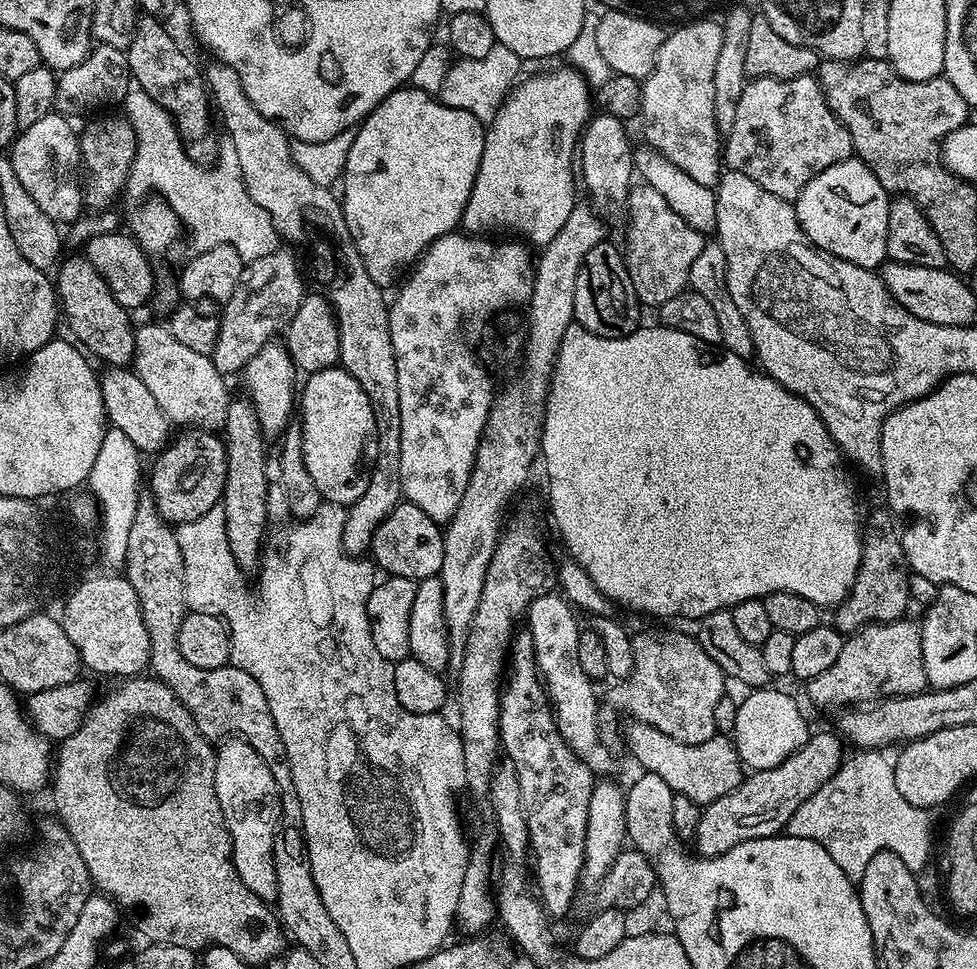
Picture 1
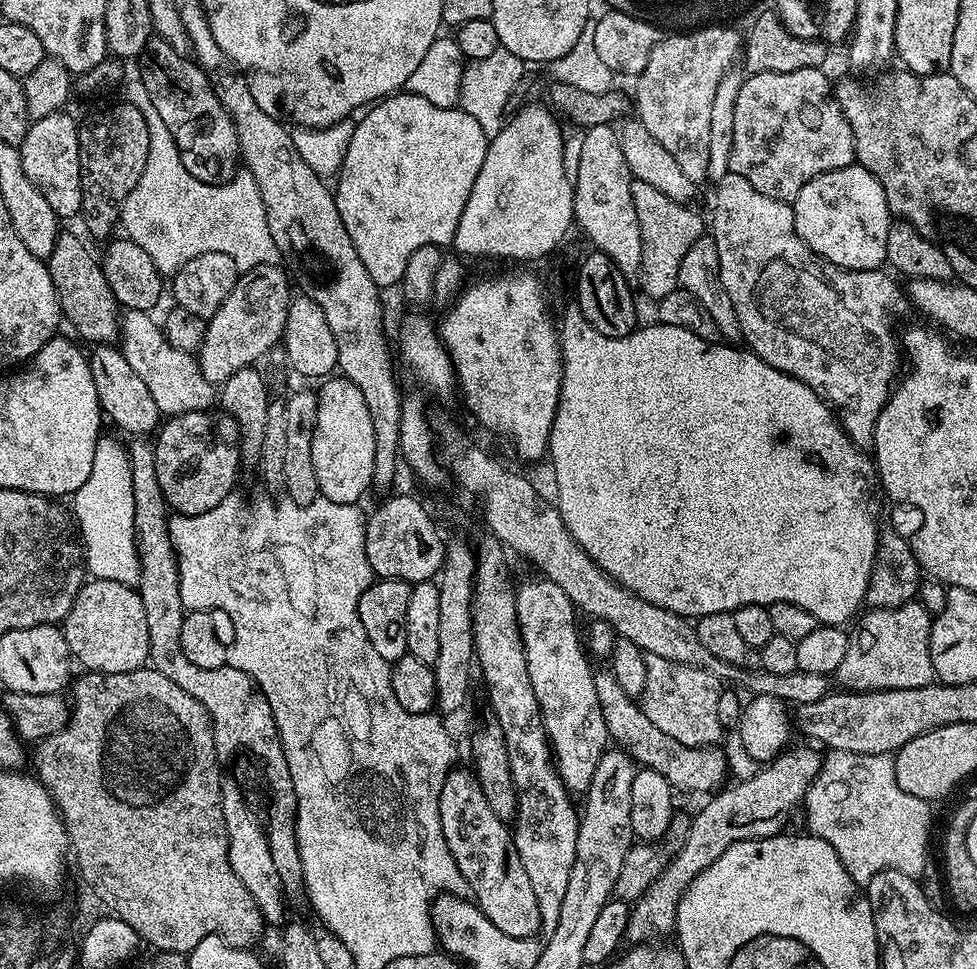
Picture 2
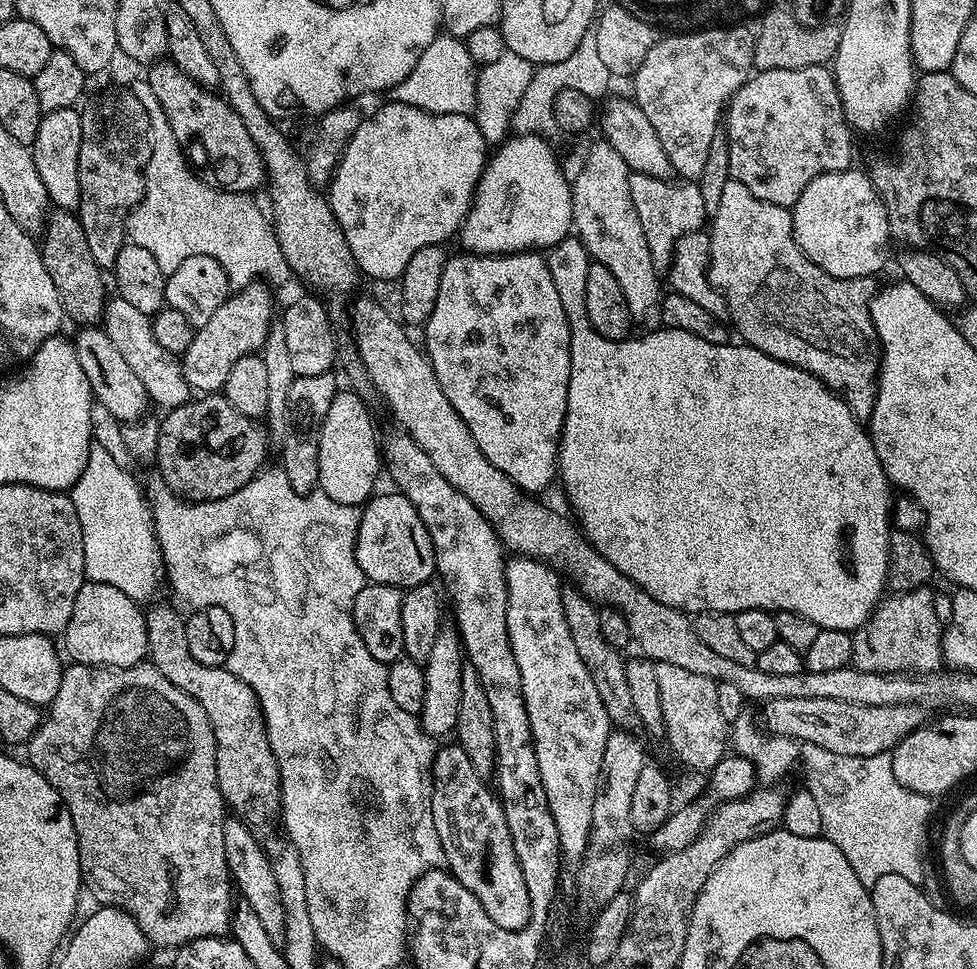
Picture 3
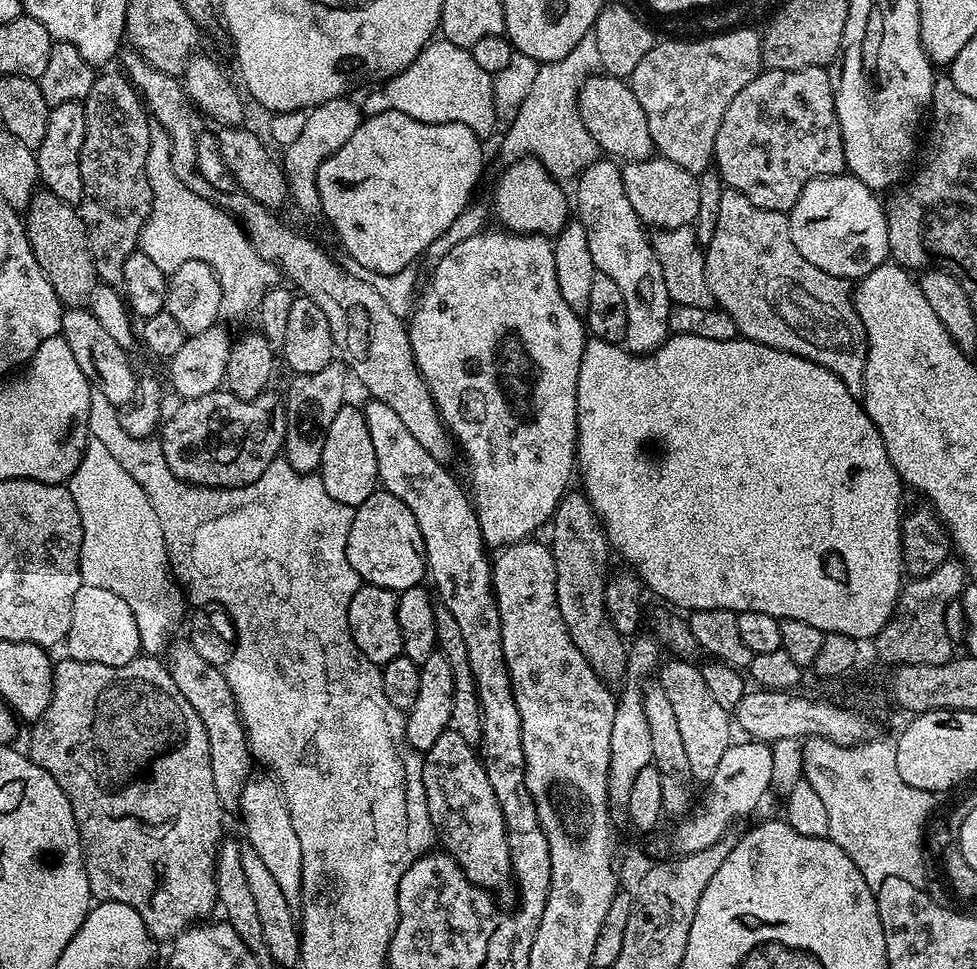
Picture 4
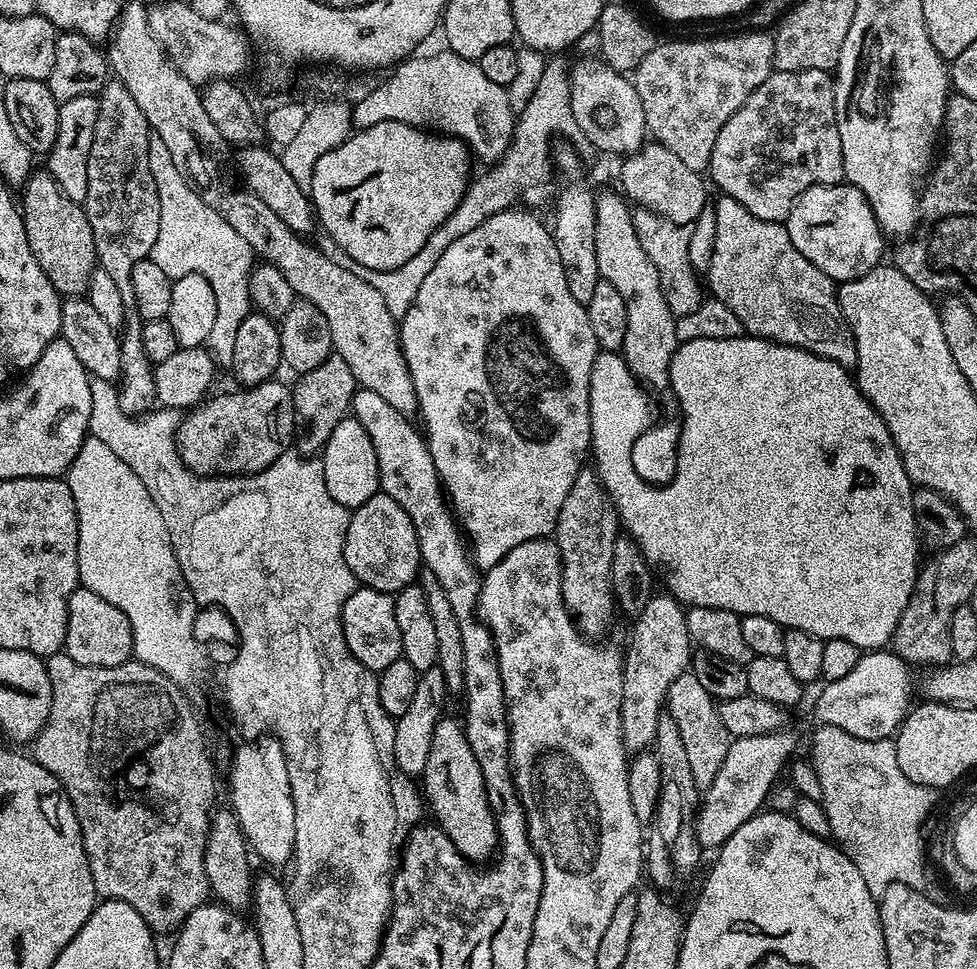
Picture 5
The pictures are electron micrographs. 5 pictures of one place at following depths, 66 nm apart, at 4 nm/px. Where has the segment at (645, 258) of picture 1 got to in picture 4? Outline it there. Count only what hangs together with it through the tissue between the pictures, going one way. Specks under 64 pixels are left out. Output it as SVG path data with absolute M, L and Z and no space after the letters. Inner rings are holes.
M653 154L647 160L630 160L623 165L622 182L634 214L652 230L686 228L698 214L698 179L693 173L674 166L666 157Z

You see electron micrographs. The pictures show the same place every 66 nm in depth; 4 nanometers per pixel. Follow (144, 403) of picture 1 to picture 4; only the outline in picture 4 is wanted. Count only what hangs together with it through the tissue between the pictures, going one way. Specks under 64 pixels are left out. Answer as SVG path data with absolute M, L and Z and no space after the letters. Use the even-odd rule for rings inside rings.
M87 307L68 308L60 317L60 332L74 350L74 362L82 369L82 374L90 381L95 391L106 394L110 402L117 406L129 404L136 393L138 372L132 369L129 349L118 346L114 337L98 323L98 318Z

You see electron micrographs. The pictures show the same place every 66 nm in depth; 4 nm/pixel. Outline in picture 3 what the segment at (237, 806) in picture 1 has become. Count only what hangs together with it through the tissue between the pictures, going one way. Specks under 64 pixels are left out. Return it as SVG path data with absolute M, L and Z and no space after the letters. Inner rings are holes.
M228 818L224 822L222 842L226 842L226 862L228 873L240 892L245 903L254 909L254 914L262 921L266 934L277 946L284 943L286 930L286 910L282 910L282 893L278 890L278 882L274 879L274 866L270 866L270 858L265 845L257 840L251 827L239 818Z

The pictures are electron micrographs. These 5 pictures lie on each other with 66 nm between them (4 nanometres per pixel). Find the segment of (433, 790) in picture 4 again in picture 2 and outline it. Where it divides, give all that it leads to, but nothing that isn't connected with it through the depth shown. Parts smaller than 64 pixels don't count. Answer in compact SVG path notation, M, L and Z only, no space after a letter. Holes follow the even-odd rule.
M468 770L449 772L440 787L436 809L440 815L446 846L462 874L467 891L472 891L471 899L476 907L482 910L482 914L490 918L493 929L502 934L510 934L510 938L536 936L541 931L538 894L534 894L534 886L530 886L530 877L526 874L526 866L522 866L522 858L518 854L515 842L512 841L509 825L500 820L498 814L494 814L494 810L490 810L490 805L486 803L486 794L482 794L482 786L478 786L475 775Z

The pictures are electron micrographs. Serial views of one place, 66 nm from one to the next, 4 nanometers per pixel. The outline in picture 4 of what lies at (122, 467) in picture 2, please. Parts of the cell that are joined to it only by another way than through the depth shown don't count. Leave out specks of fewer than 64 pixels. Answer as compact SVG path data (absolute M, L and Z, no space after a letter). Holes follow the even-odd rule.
M89 439L82 462L66 481L66 487L82 518L81 581L118 594L118 598L130 606L134 622L138 622L141 649L148 654L163 653L173 639L172 631L183 620L185 623L186 593L172 574L162 538L162 522L158 522L150 498L146 498L142 486L122 470L114 454L94 439Z

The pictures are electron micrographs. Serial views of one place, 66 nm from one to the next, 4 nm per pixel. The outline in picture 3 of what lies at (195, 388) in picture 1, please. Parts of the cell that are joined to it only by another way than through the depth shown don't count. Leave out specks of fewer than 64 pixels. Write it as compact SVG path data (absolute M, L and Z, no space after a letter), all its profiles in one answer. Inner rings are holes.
M109 299L104 305L102 327L110 342L114 342L116 349L122 353L122 358L126 358L130 370L134 370L142 386L146 386L146 394L153 405L161 404L164 410L171 410L193 399L194 389L186 382L181 361L170 354L170 350L162 350L162 346L158 346L152 321L146 314L142 314L142 310L130 306L130 302L125 300Z

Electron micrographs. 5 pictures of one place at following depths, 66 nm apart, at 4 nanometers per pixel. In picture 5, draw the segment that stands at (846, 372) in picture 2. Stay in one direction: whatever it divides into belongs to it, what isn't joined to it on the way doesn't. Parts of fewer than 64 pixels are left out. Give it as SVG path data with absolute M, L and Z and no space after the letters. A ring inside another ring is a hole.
M721 195L719 199L714 204L714 258L710 258L706 273L706 284L710 292L712 287L711 295L717 300L724 300L726 306L738 314L747 335L759 336L761 340L778 344L793 344L795 348L804 348L807 352L830 358L844 368L851 369L856 362L856 343L840 309L837 285L826 274L822 274L818 266L798 254L798 246L790 242L790 234L783 223L754 218L754 214L750 214L746 206L734 202L732 196Z

